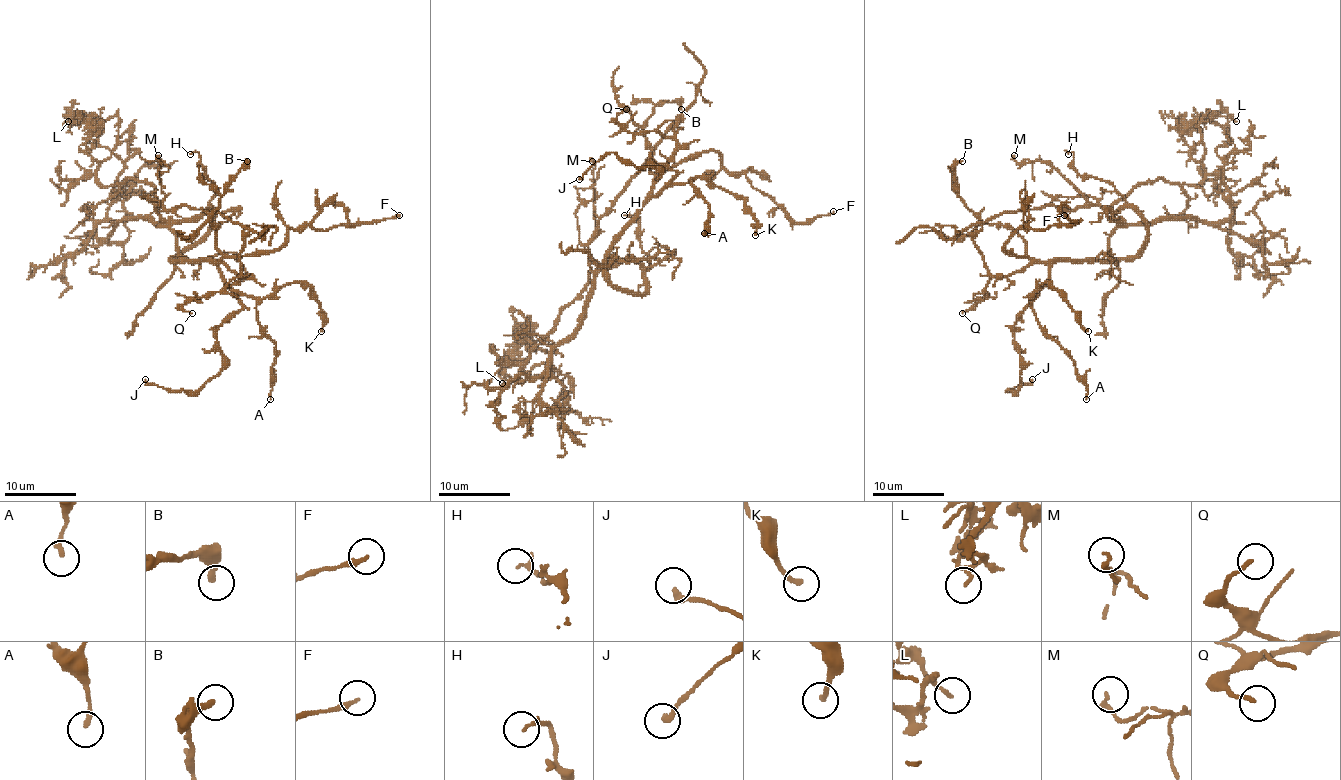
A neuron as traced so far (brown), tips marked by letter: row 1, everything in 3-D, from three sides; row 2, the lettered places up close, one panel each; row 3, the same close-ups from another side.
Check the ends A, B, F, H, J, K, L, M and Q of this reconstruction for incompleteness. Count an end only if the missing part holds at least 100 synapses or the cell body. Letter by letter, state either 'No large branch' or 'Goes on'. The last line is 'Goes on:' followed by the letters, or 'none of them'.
A: No large branch
B: No large branch
F: No large branch
H: No large branch
J: No large branch
K: No large branch
L: No large branch
M: No large branch
Q: No large branch
Goes on: none of them

